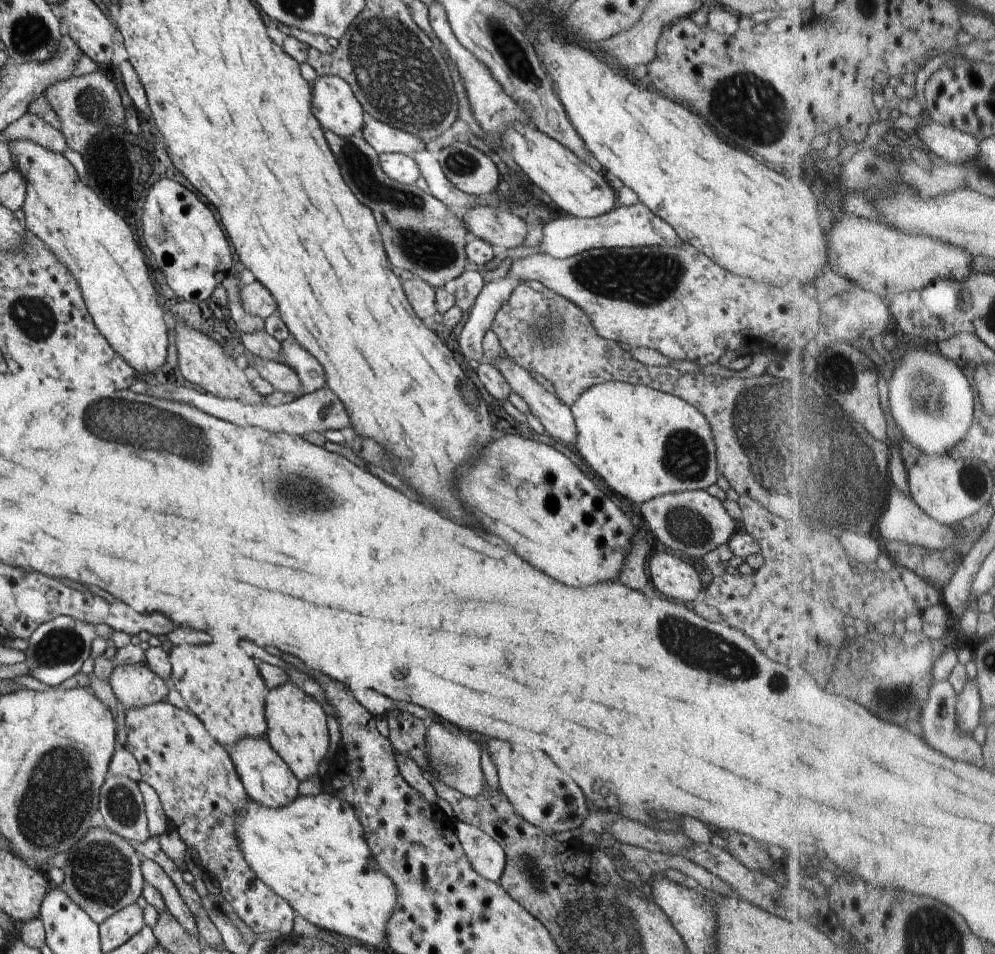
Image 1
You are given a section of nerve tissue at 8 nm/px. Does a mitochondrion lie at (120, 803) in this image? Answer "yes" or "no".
yes

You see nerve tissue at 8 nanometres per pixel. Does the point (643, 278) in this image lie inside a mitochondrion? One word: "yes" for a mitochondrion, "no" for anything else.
yes

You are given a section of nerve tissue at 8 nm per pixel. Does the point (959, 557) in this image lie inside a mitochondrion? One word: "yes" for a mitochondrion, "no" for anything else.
no

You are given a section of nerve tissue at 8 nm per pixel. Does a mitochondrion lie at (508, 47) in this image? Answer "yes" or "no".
yes

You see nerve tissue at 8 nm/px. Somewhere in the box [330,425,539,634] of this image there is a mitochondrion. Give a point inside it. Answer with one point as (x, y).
(499, 476)

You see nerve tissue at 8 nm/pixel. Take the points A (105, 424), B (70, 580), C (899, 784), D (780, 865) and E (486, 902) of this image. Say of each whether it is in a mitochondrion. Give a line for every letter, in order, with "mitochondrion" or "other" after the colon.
A: mitochondrion
B: other
C: other
D: other
E: other

